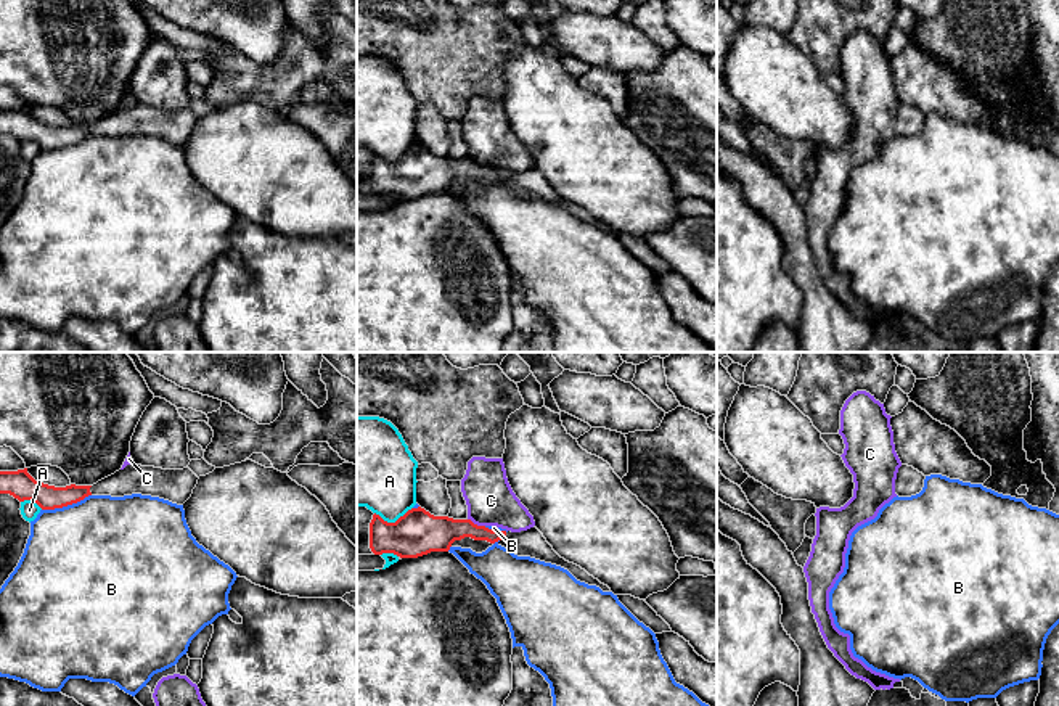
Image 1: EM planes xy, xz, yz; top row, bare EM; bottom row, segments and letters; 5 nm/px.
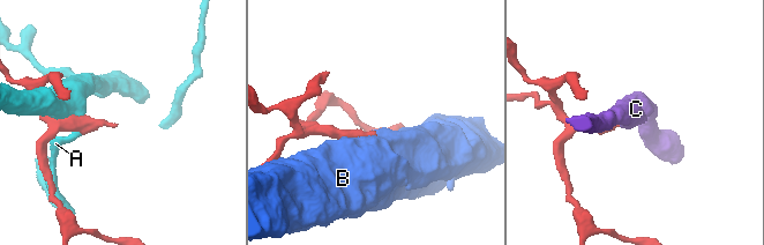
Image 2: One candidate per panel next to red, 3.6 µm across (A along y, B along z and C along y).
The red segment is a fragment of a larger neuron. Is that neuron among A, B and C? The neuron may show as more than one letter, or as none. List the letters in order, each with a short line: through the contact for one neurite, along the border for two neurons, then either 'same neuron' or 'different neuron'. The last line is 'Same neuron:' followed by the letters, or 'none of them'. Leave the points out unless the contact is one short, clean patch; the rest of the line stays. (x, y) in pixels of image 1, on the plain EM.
A: different neuron
B: different neuron
C: line xz (468, 158), (484, 166); different neuron
Same neuron: none of them

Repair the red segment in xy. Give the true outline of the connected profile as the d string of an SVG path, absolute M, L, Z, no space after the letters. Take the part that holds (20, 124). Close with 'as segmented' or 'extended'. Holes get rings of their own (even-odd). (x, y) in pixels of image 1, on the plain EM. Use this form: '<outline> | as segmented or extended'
M130 103L93 125L55 127L35 121L24 108L0 111L0 133L10 133L19 142L32 140L42 150L63 148L88 135L124 137L132 133L159 137L183 145L191 137L198 119L190 108L162 109Z | extended

